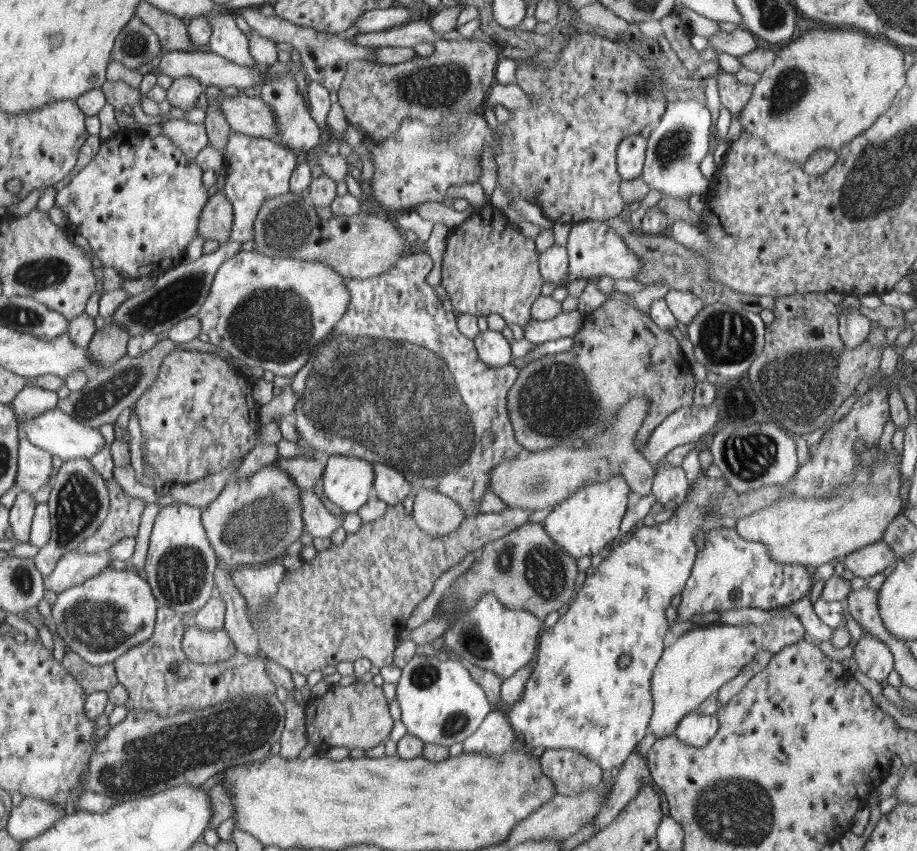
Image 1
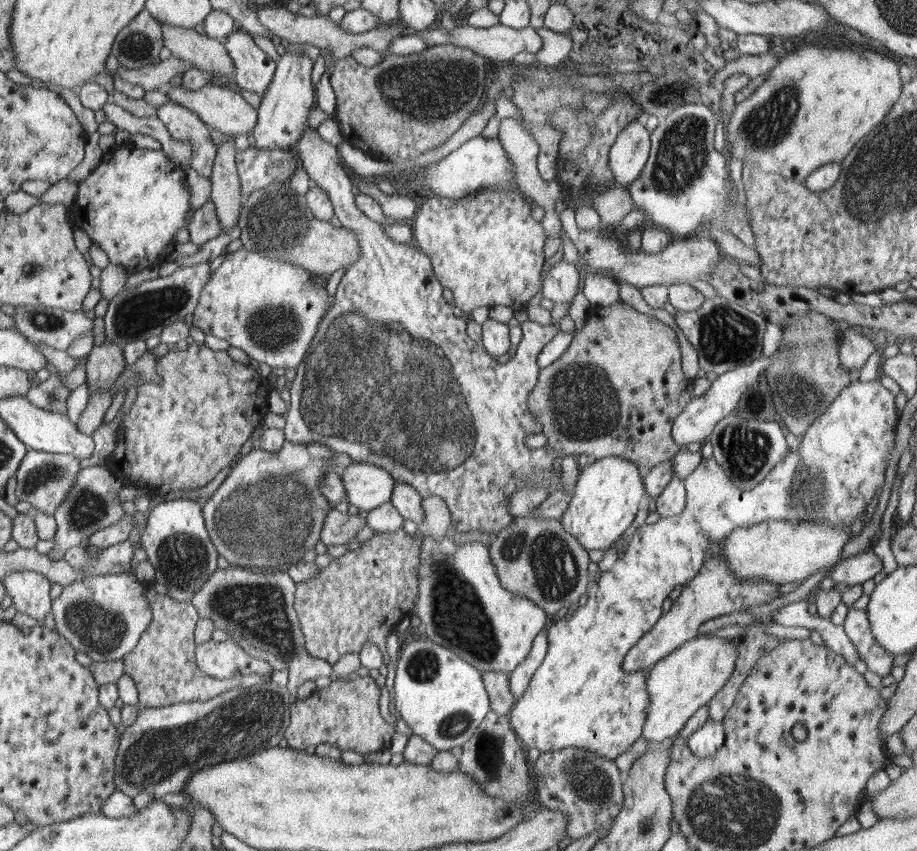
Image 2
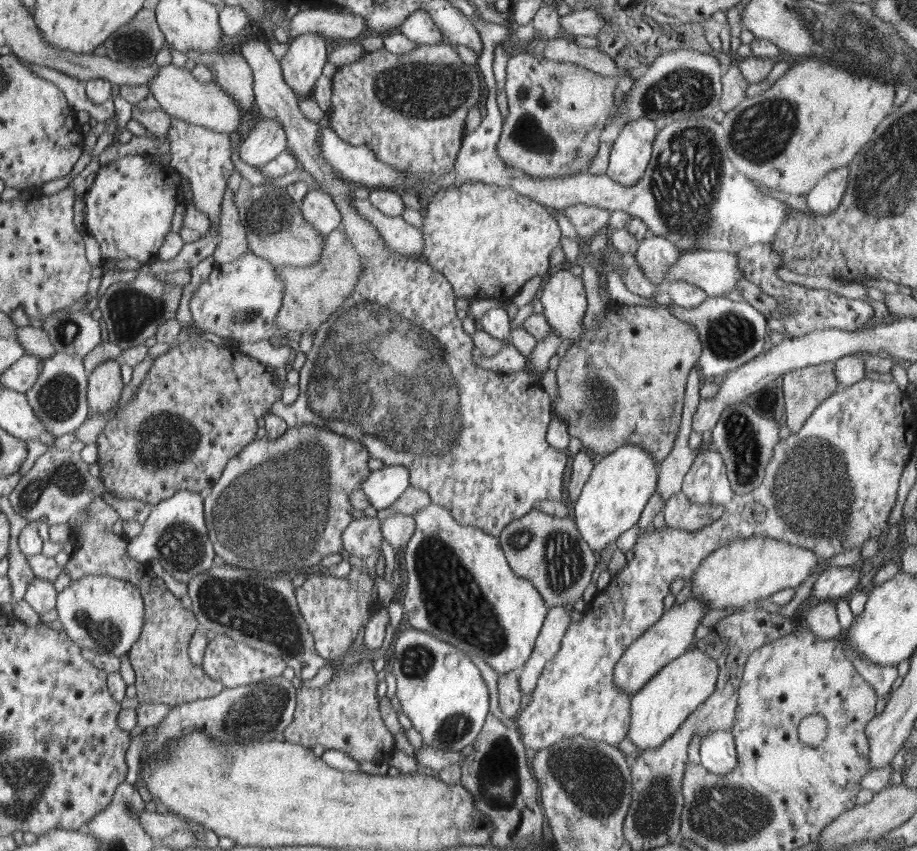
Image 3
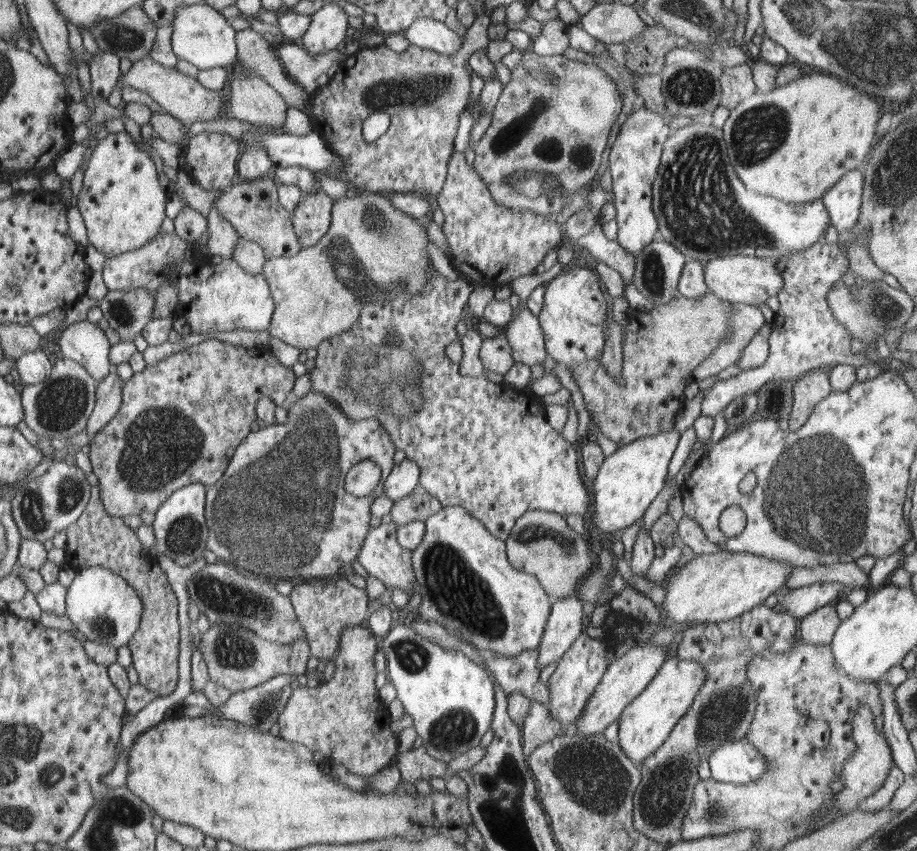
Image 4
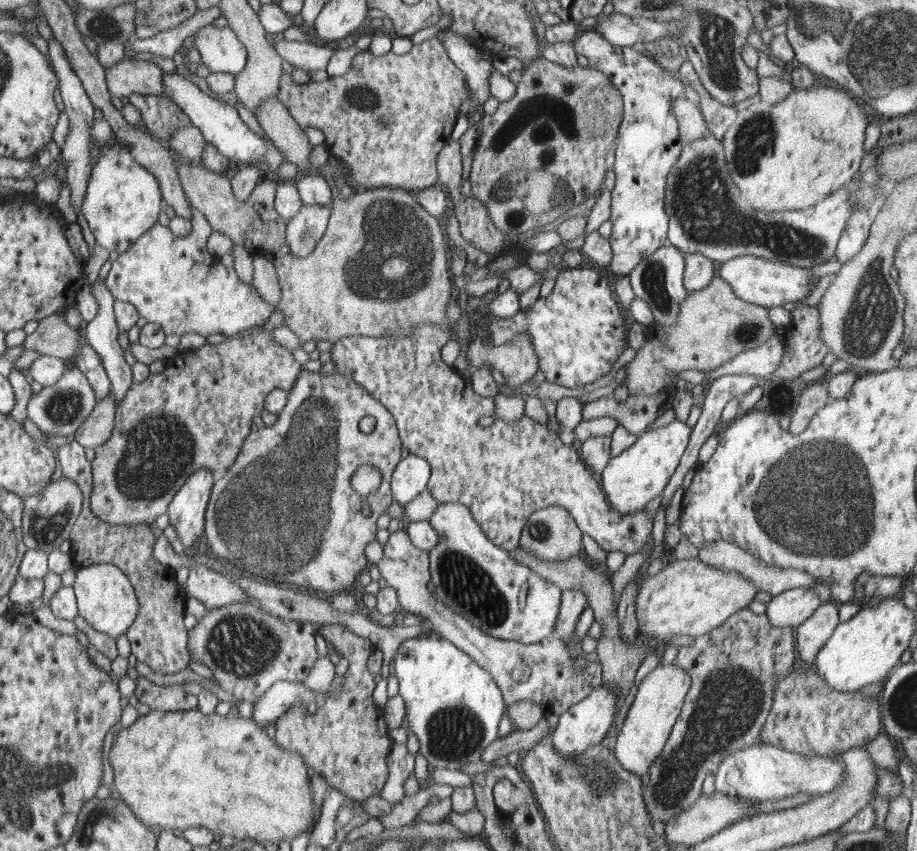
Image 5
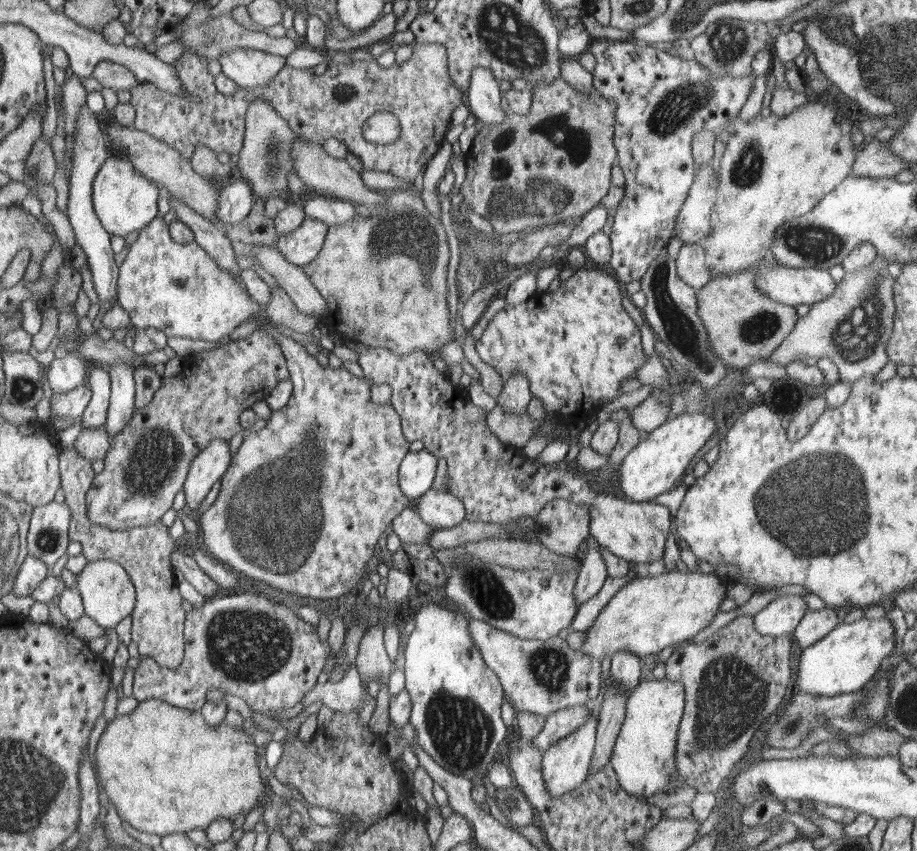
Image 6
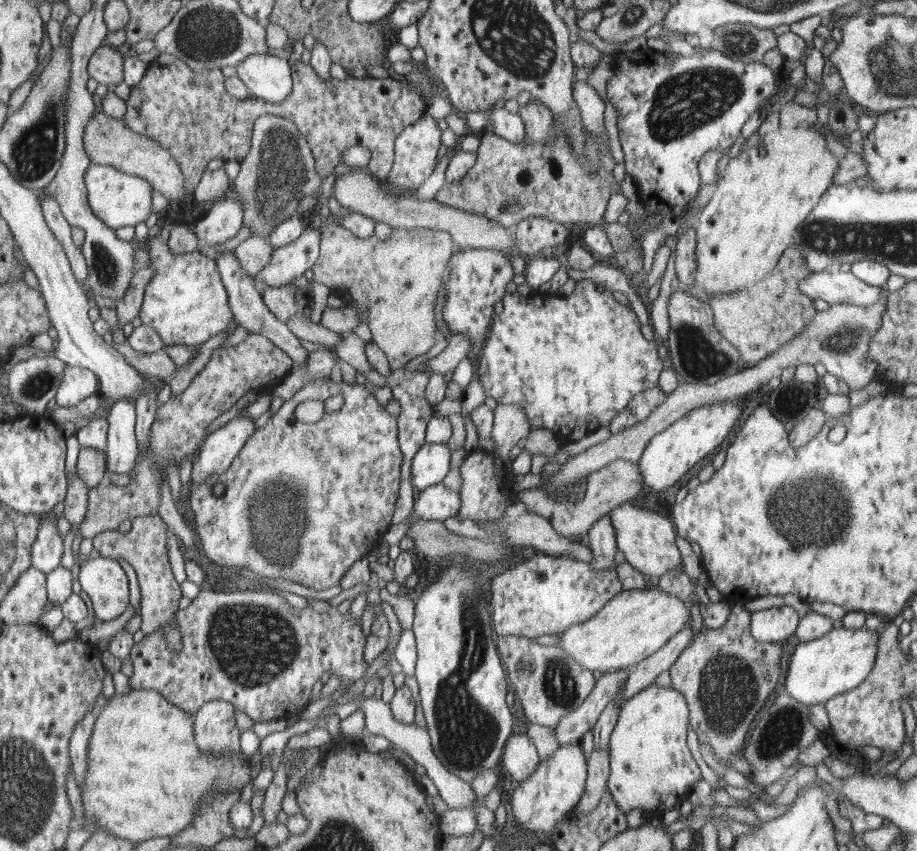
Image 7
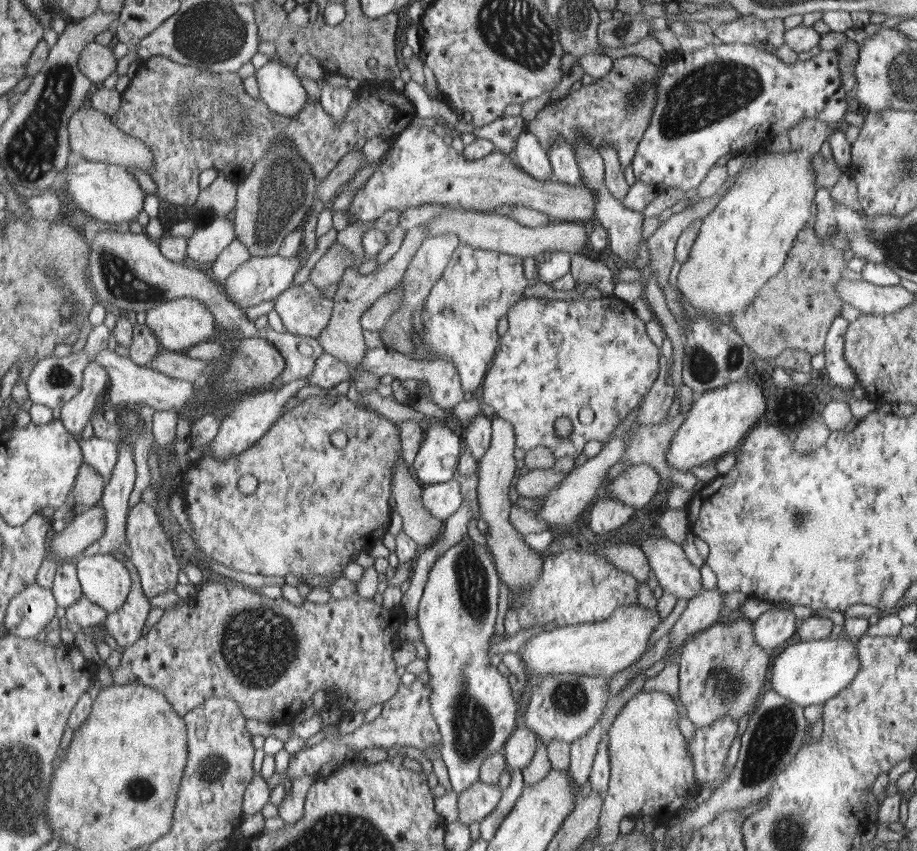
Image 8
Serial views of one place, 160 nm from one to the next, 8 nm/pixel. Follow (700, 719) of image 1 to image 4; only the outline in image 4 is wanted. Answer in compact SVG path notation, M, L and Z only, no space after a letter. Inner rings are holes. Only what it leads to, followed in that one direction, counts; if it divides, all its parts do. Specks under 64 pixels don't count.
M747 738L717 746L708 761L711 778L720 784L753 784L769 769L765 756Z

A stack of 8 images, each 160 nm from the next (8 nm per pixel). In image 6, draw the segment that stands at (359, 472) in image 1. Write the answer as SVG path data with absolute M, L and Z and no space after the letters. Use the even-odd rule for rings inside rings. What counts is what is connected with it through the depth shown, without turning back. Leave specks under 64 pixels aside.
M424 449L410 452L399 470L399 486L404 496L414 502L428 493L436 478L437 466L438 459L434 454Z

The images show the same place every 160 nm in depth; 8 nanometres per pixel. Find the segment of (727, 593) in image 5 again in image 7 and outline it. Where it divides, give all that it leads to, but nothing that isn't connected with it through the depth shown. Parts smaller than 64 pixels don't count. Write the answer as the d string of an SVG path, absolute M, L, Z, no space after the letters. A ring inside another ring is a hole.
M645 587L642 589L623 590L618 593L610 602L599 610L586 622L568 627L564 632L558 634L560 641L557 645L580 663L586 670L592 672L614 672L620 669L632 668L641 660L654 654L671 636L674 636L688 621L691 620L690 604L680 600L665 590L657 587Z

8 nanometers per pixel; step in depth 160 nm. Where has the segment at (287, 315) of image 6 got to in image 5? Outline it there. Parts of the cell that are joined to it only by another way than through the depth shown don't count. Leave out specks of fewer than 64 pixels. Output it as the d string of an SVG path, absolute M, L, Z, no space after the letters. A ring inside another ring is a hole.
M257 255L253 257L253 267L253 286L268 304L272 304L276 308L280 302L282 291L274 262Z

